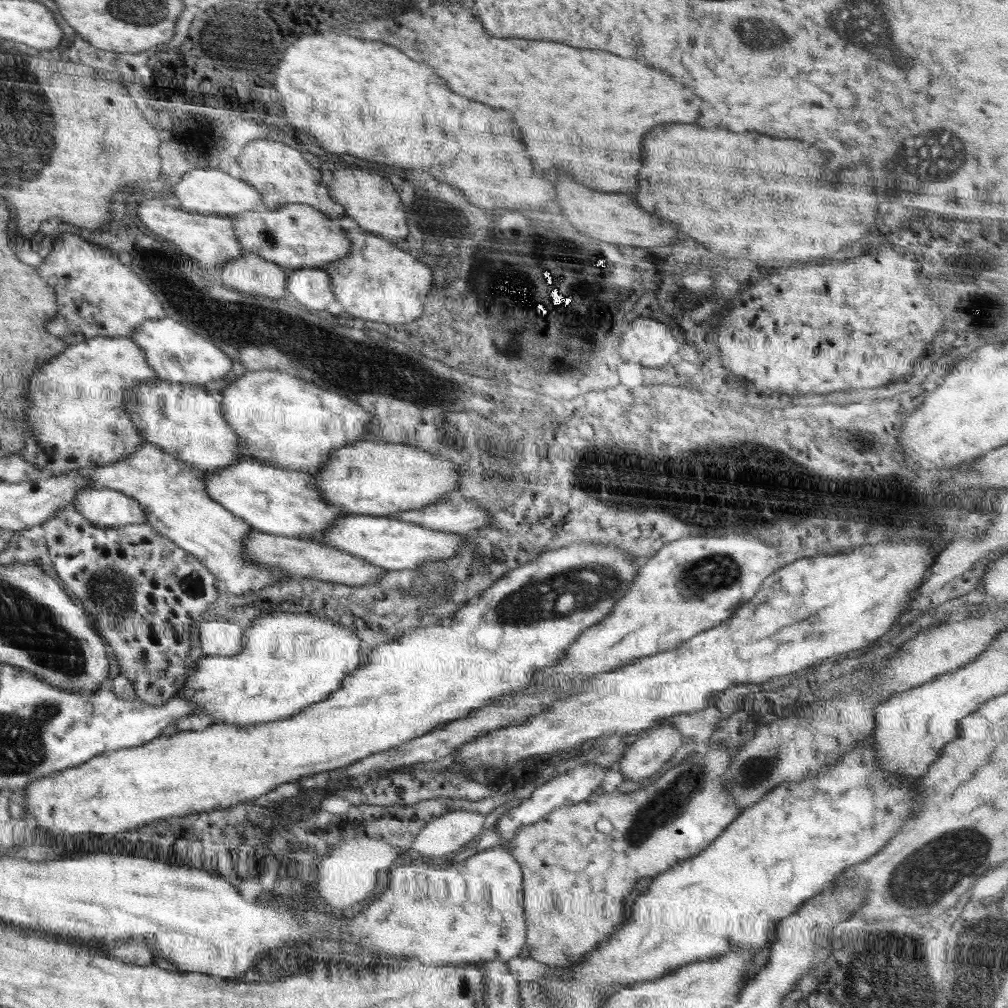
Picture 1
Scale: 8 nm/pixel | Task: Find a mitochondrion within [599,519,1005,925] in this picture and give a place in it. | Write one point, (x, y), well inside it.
(928, 874)

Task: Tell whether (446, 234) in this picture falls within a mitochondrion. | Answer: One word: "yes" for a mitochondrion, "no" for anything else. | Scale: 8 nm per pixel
yes

